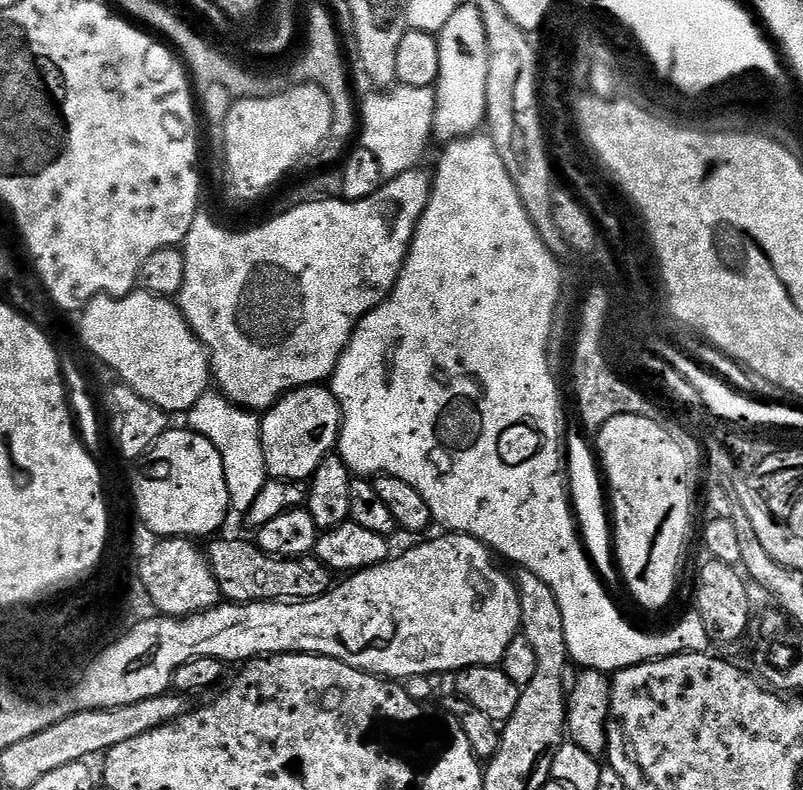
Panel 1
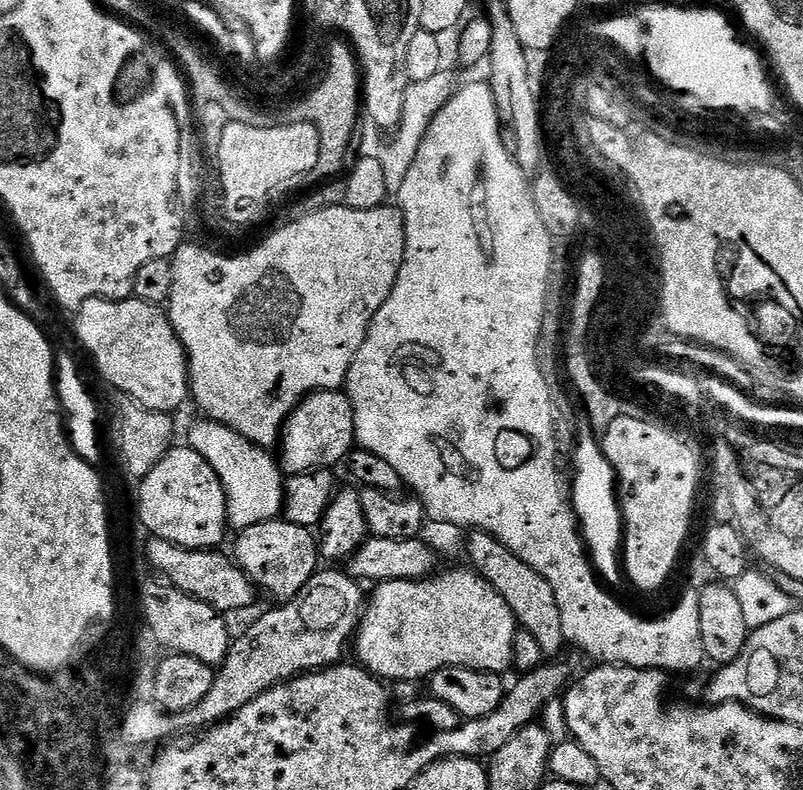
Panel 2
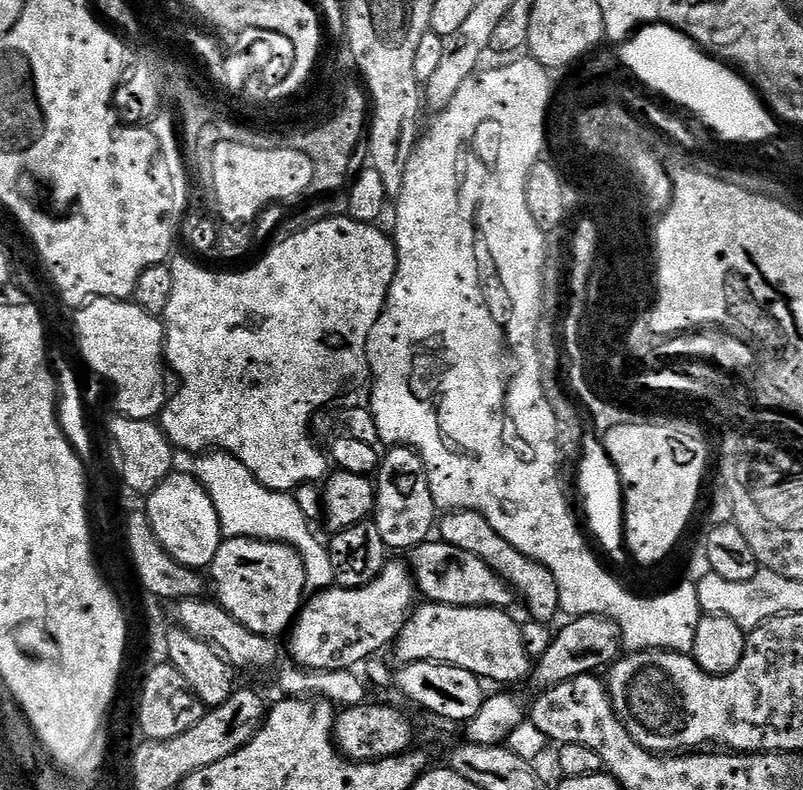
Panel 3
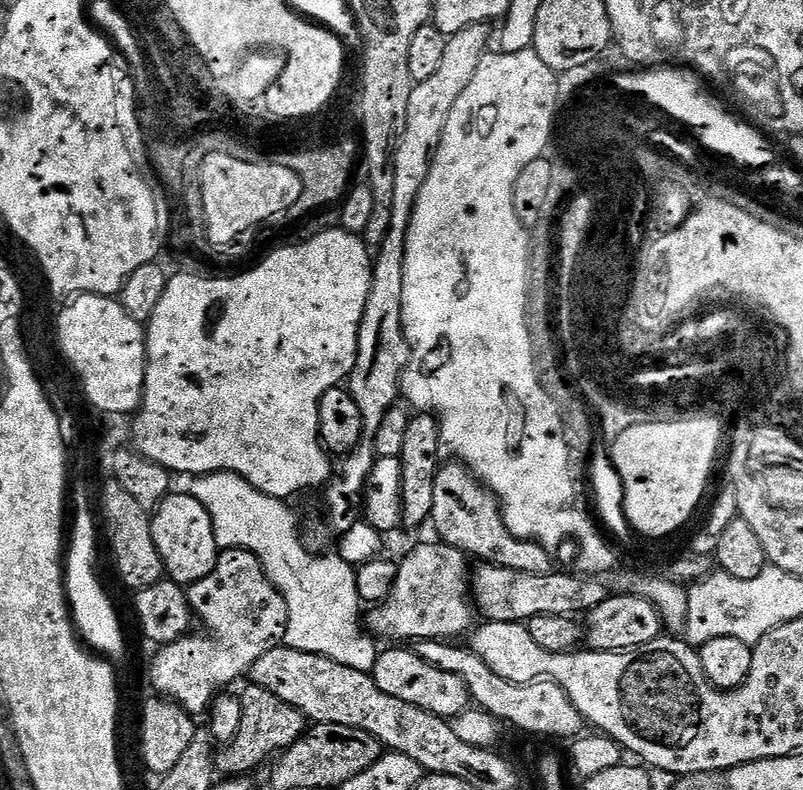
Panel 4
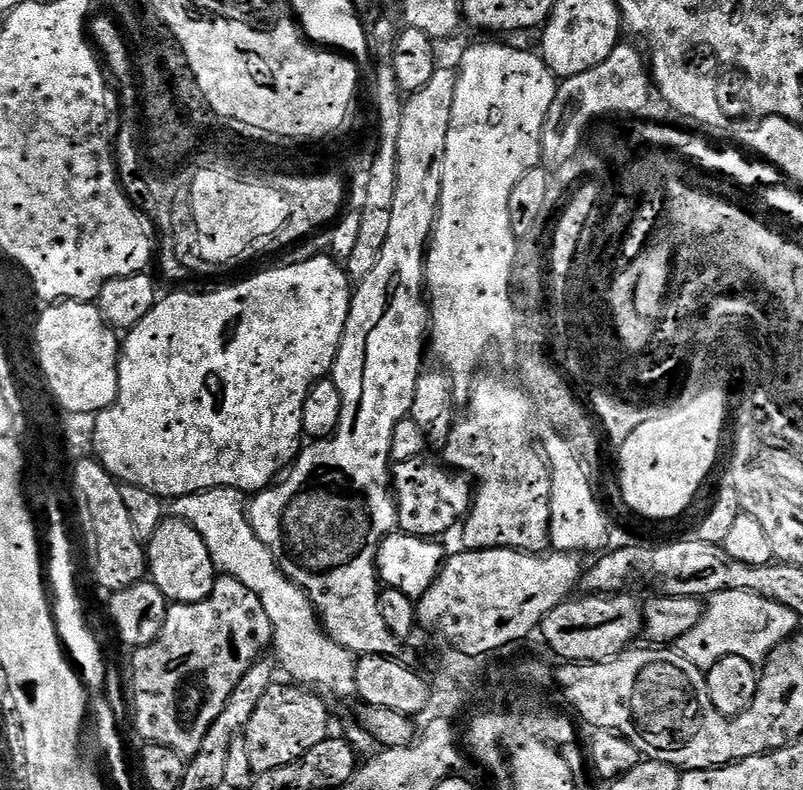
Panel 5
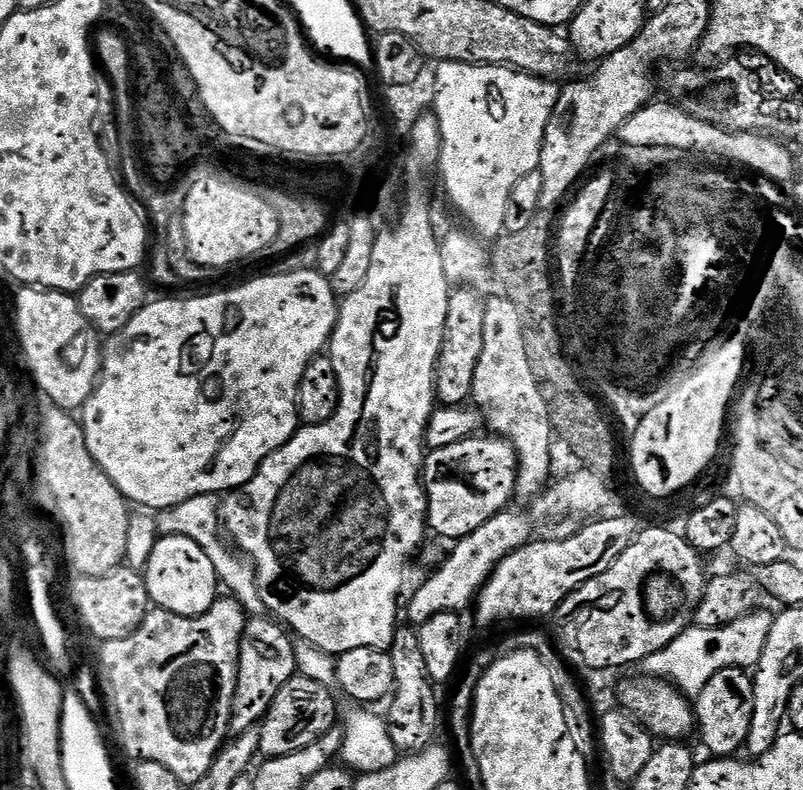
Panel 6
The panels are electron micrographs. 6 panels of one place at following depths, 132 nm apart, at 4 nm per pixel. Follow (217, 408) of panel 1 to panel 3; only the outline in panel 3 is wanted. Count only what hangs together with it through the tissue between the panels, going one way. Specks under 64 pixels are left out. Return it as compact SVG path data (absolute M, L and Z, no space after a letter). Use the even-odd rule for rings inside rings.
M209 450L203 454L196 454L186 465L187 471L195 476L198 482L210 494L210 502L214 502L214 510L218 510L218 522L220 531L227 538L258 538L259 540L274 540L279 544L288 544L291 548L297 548L304 557L304 569L308 575L308 588L323 590L333 587L336 580L336 571L330 562L330 554L325 541L319 540L312 533L308 525L308 516L304 508L295 499L295 495L286 492L275 492L262 482L238 458L234 458L228 452Z

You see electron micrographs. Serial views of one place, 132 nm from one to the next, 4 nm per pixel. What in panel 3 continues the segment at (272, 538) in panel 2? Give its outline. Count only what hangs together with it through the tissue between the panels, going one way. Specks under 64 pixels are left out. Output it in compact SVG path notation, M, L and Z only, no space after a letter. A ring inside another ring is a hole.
M245 536L221 539L210 575L218 603L238 618L246 630L254 630L259 636L283 637L306 603L304 592L308 588L308 575L304 569L304 557L288 544Z

